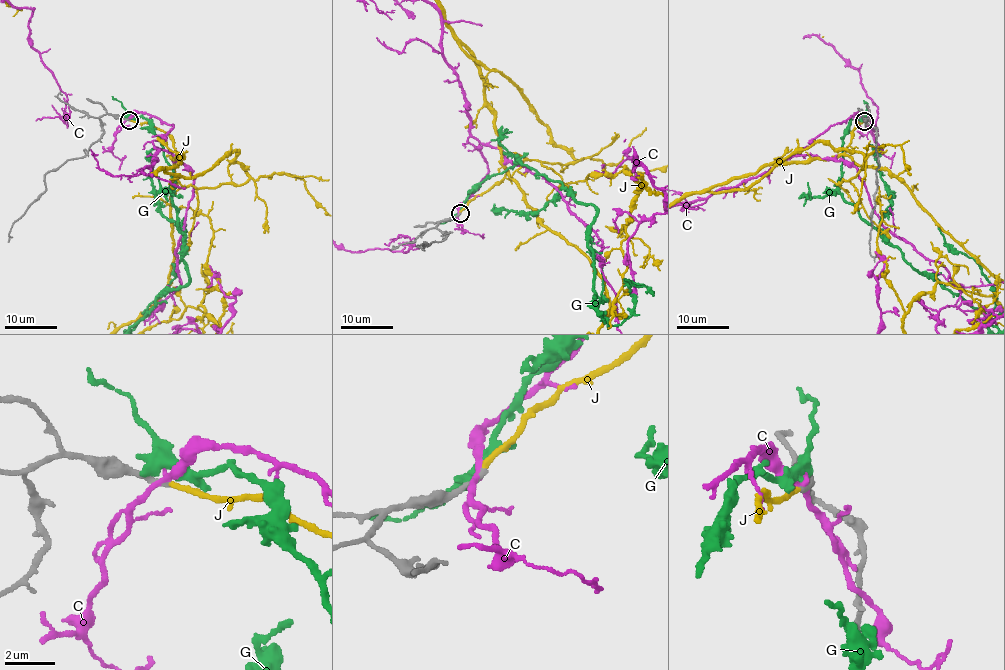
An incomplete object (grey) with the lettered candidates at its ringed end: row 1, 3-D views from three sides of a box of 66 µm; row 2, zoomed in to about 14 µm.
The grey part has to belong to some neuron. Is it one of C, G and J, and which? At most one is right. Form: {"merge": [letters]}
{"merge": ["J"]}

